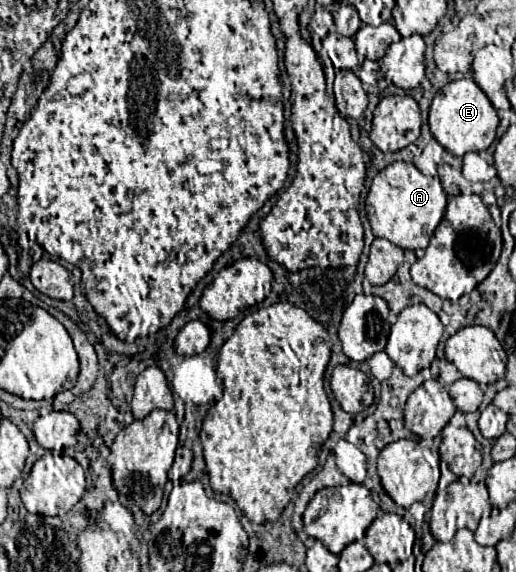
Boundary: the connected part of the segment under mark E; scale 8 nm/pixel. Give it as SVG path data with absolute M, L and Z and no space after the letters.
M461 78L445 84L431 102L429 128L433 132L433 138L453 156L465 156L471 150L487 150L495 140L497 126L497 110L493 108L487 94L471 78Z

